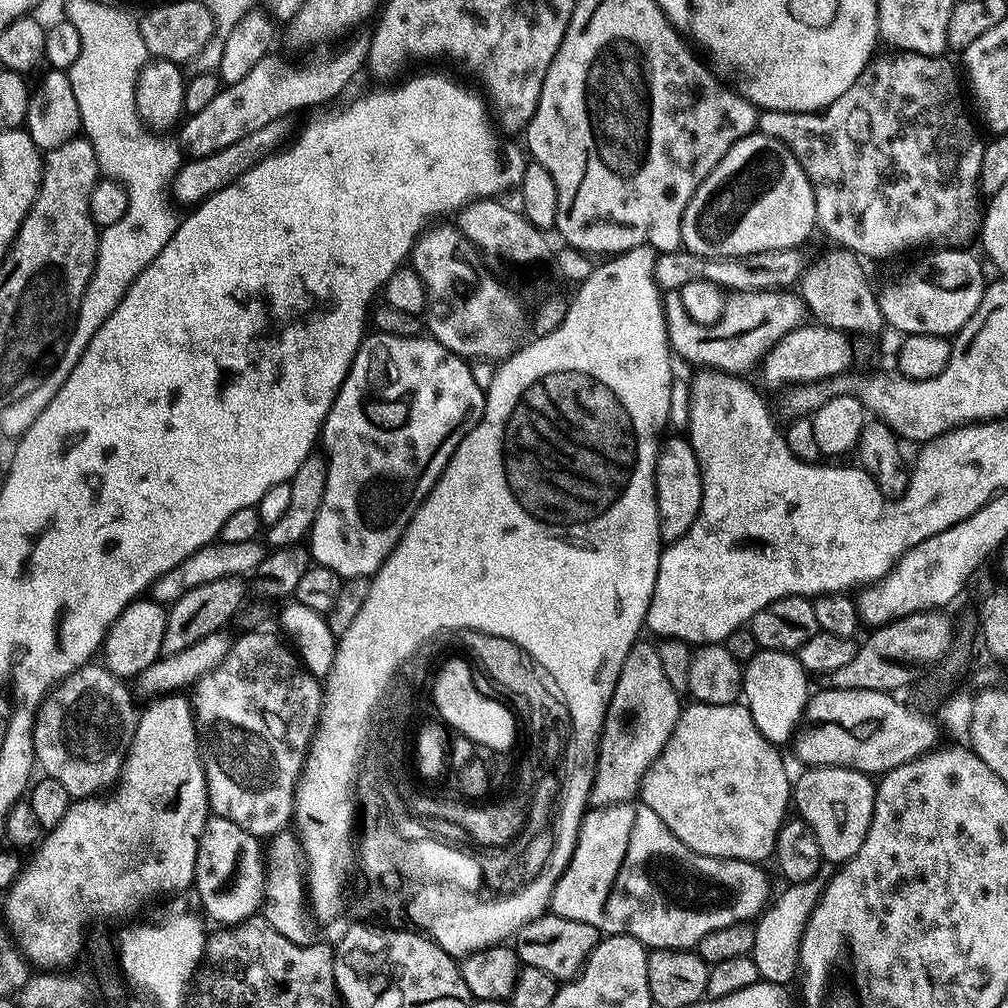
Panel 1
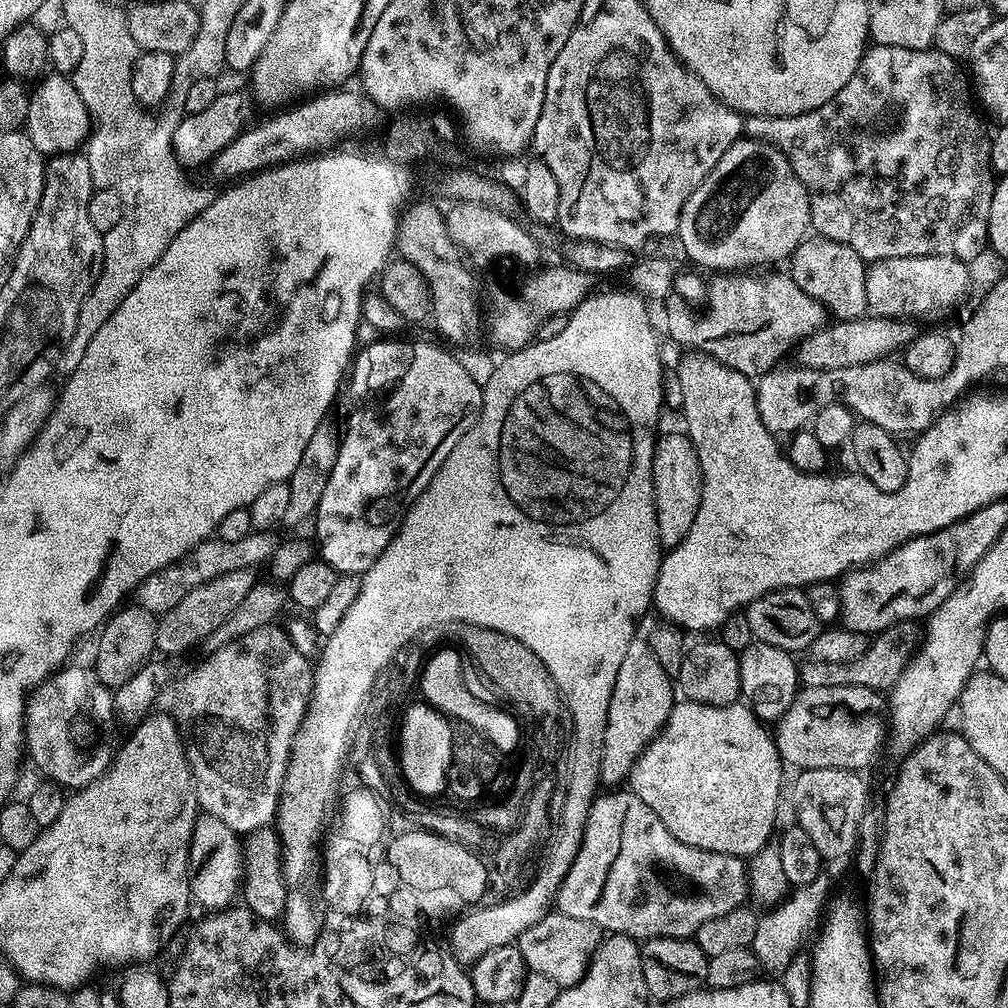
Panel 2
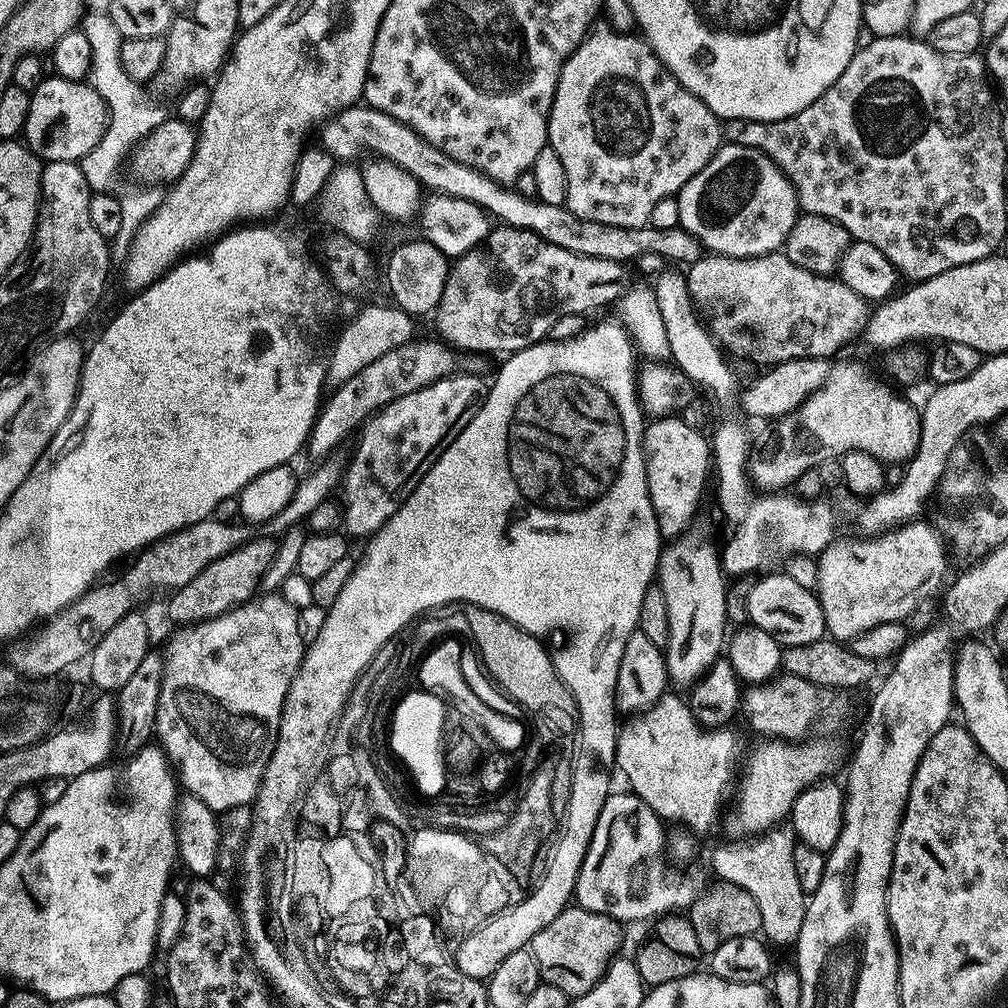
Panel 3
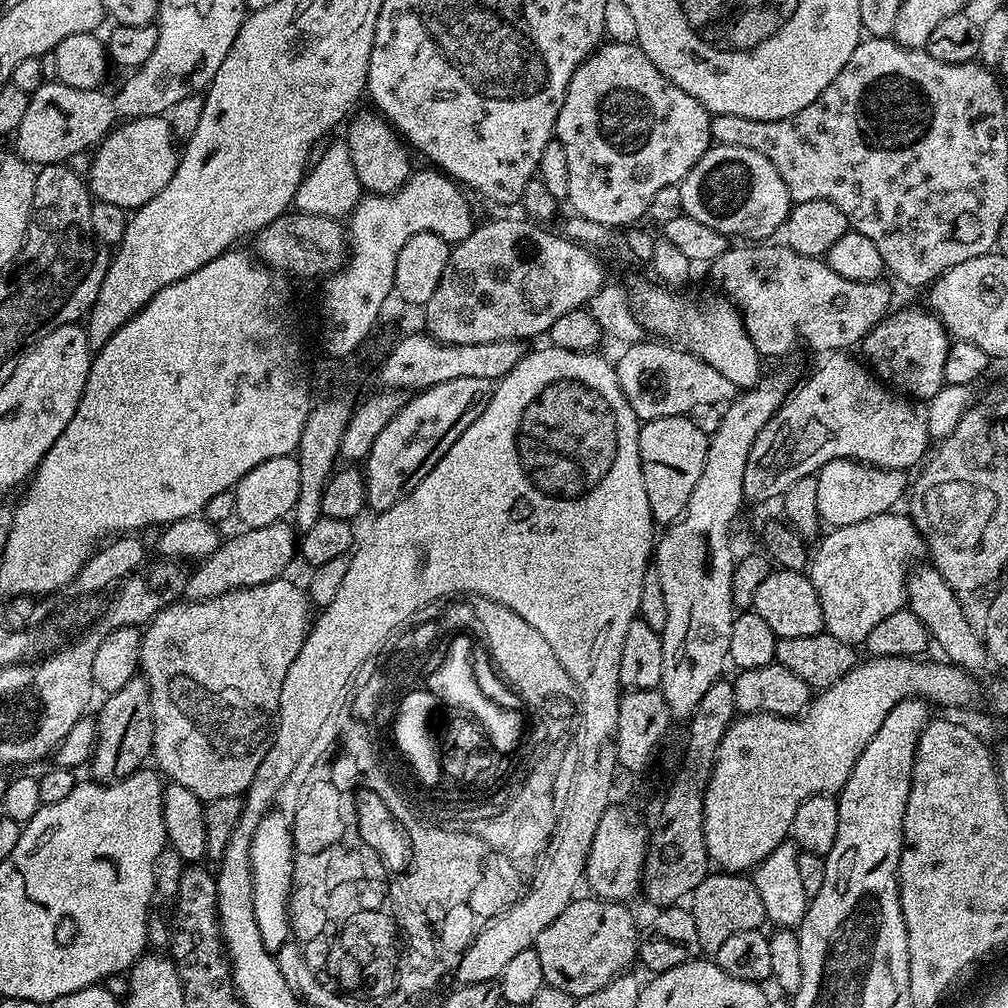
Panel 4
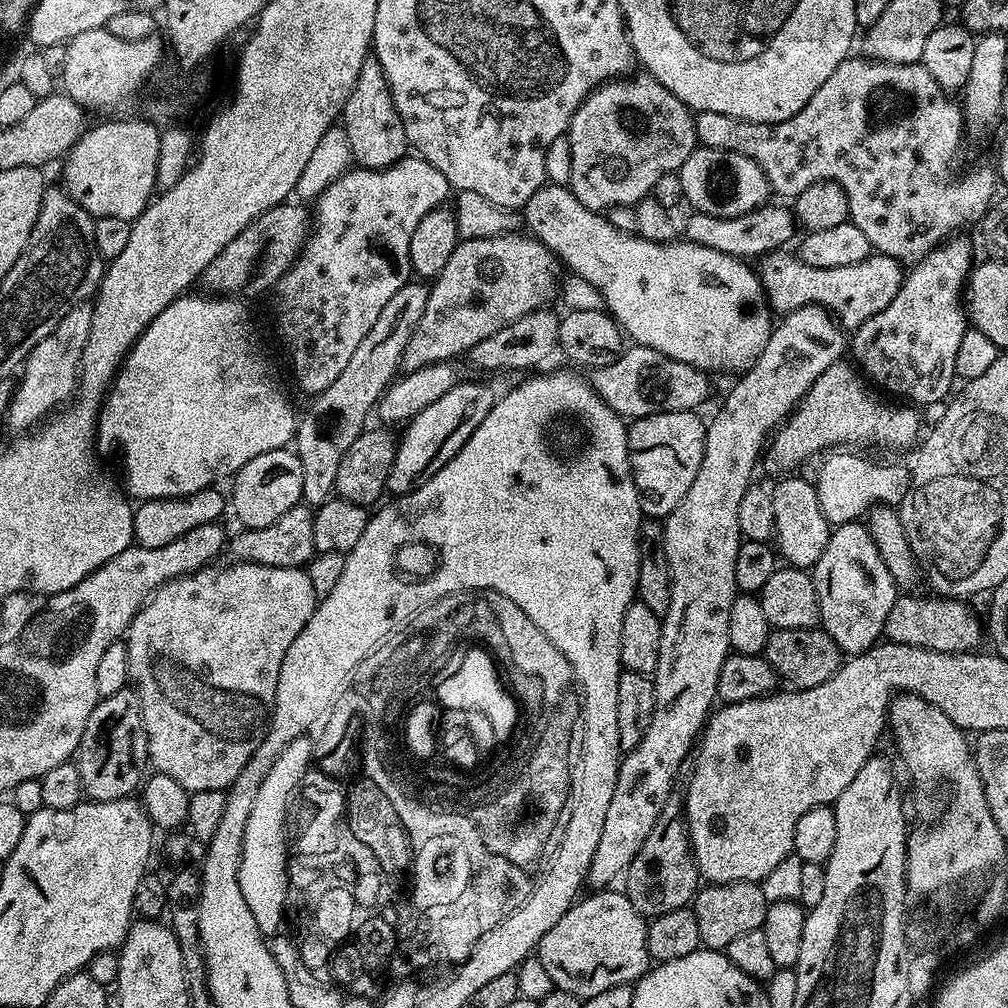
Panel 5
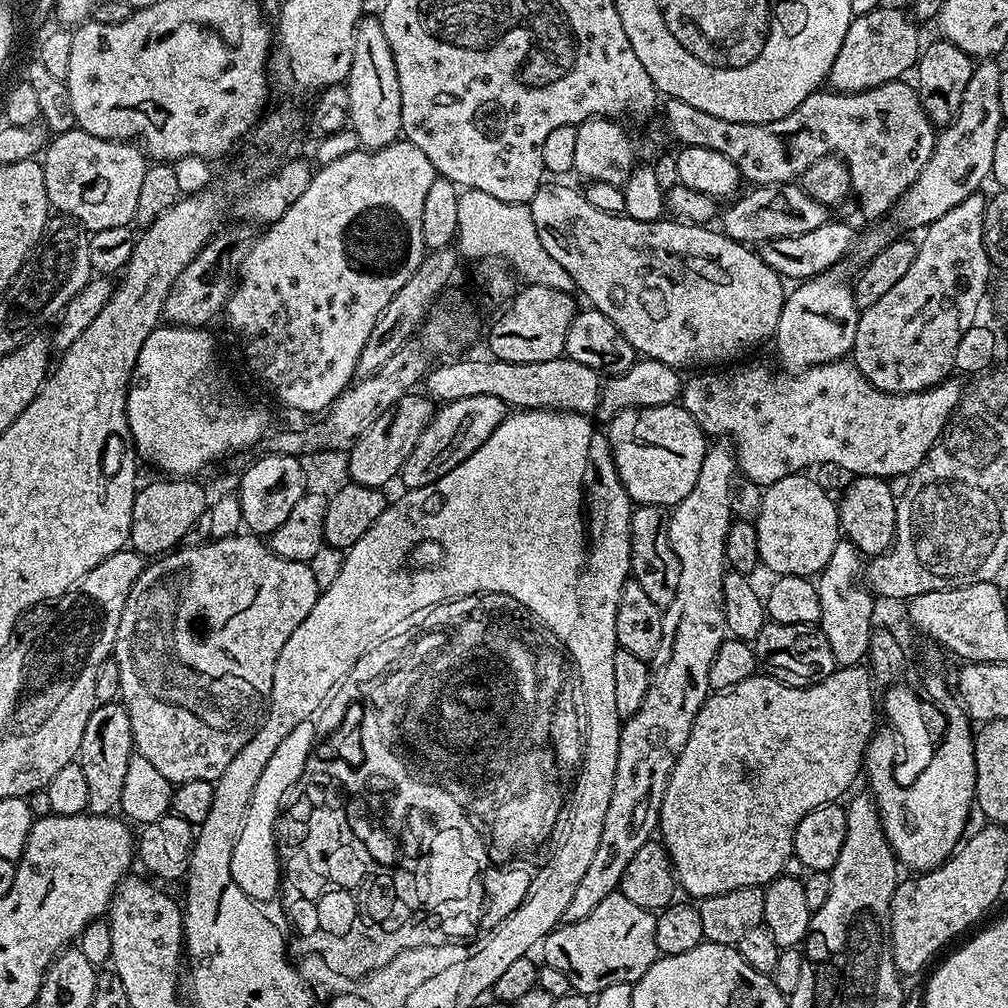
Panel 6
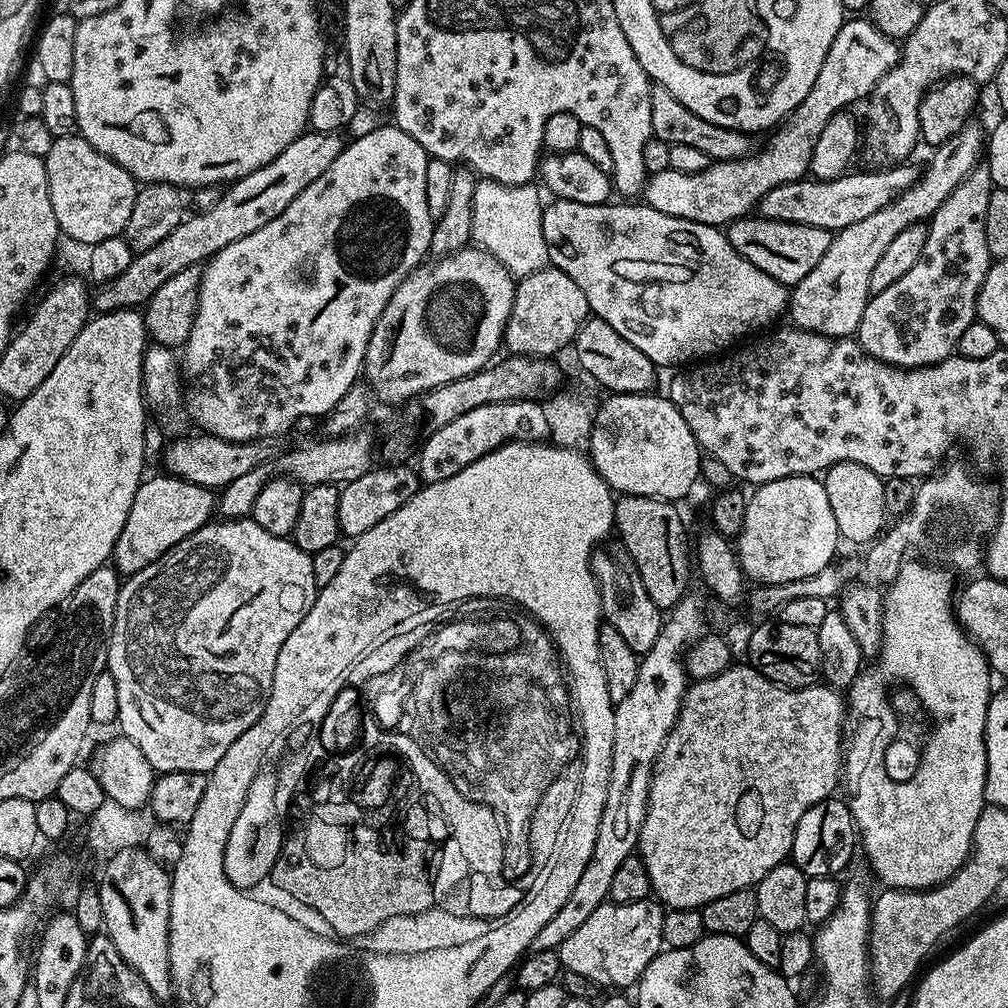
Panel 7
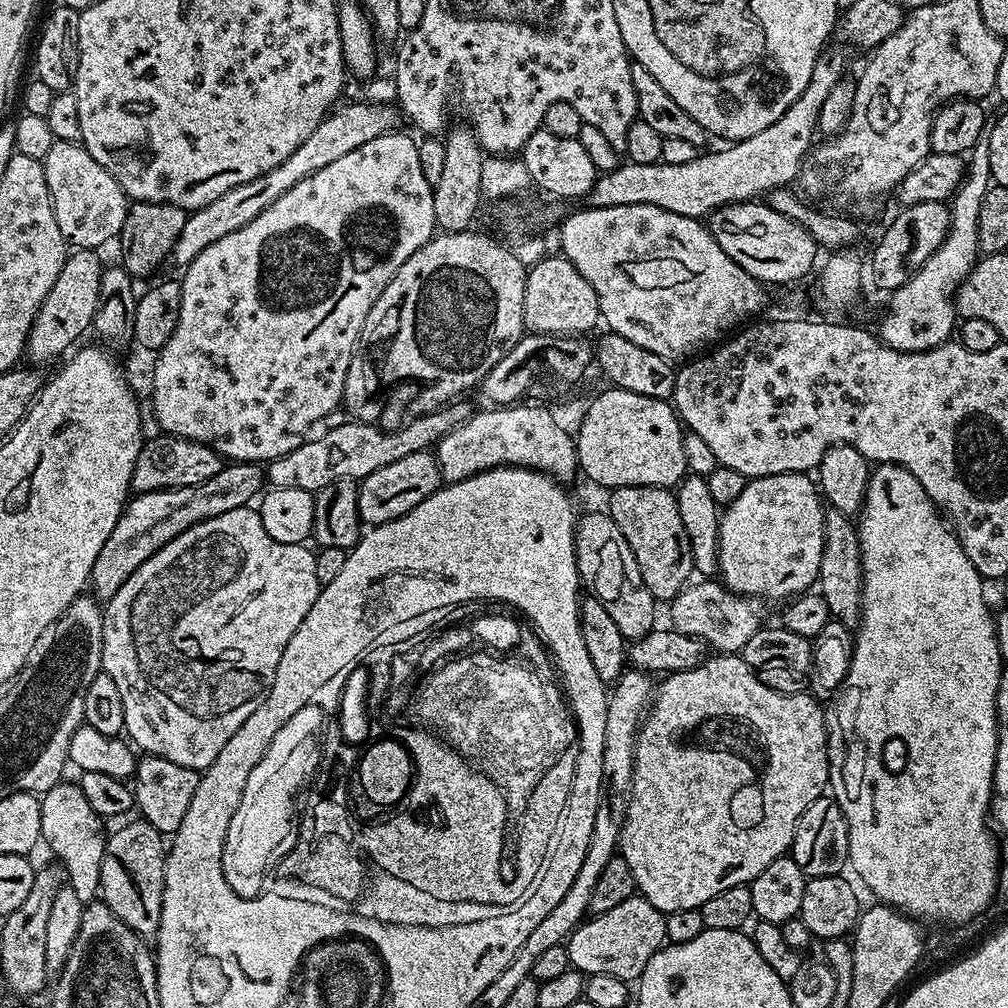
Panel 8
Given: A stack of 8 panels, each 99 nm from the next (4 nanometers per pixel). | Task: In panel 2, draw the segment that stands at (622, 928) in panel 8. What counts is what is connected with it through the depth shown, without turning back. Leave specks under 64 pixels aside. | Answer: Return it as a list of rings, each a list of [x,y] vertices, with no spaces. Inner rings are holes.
[[[552,910],[520,936],[518,947],[529,972],[546,974],[546,978],[551,978],[563,990],[573,988],[583,976],[588,975],[588,964],[601,939],[602,930],[594,922],[570,918],[565,912]]]

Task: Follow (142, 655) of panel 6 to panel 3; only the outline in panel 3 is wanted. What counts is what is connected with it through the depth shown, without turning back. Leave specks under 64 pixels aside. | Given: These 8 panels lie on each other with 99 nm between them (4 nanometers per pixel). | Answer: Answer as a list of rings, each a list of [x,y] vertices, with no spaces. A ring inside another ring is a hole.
[[[266,594],[213,620],[181,627],[172,640],[172,649],[166,652],[154,732],[160,735],[159,745],[167,753],[183,791],[202,798],[217,814],[255,801],[278,742],[286,694],[304,661],[306,636],[304,640],[300,633],[300,616],[281,596]]]

